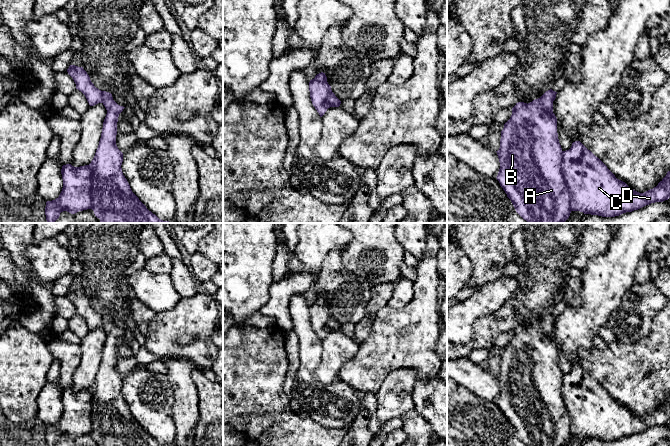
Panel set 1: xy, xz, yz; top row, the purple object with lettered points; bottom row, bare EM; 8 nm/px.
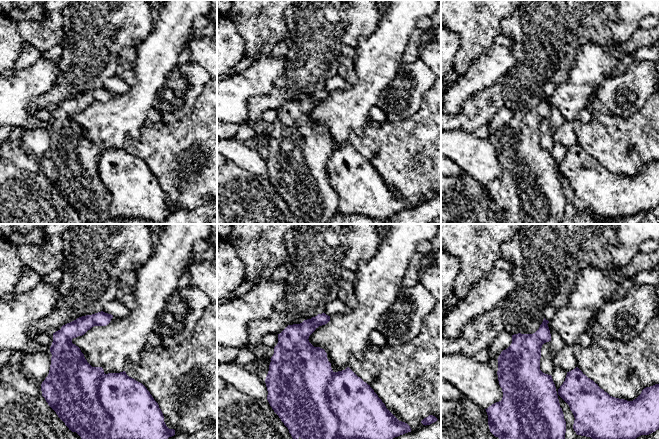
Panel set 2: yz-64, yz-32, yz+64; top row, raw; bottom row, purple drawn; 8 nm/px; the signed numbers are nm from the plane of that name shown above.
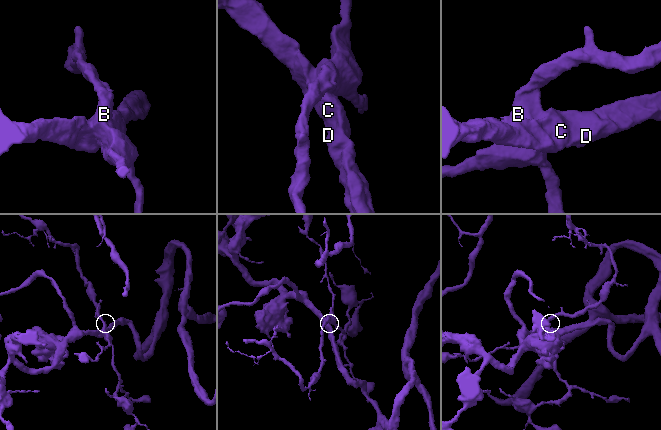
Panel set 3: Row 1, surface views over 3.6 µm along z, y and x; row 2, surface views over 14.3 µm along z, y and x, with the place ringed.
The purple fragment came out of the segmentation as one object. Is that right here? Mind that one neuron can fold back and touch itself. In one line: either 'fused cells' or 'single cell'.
single cell

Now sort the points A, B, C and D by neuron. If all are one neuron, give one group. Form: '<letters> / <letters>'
A B C D

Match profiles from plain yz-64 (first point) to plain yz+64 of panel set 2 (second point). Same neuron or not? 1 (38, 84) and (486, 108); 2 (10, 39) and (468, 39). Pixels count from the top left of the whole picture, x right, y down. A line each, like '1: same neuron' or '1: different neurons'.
1: different neurons
2: different neurons

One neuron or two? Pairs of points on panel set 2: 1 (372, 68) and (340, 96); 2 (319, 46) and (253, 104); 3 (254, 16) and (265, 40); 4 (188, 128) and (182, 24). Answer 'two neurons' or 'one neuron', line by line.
1: one neuron
2: one neuron
3: one neuron
4: two neurons

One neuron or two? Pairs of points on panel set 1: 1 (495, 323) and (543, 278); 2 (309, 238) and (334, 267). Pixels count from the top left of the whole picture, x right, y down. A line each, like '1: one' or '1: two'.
1: one
2: two

